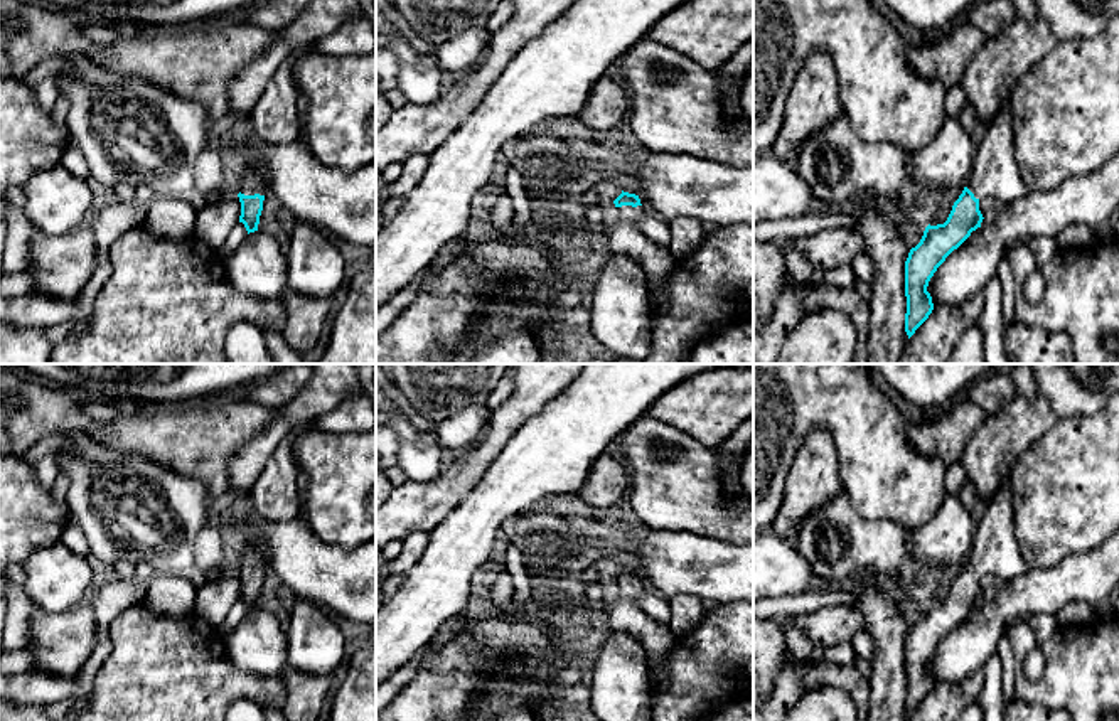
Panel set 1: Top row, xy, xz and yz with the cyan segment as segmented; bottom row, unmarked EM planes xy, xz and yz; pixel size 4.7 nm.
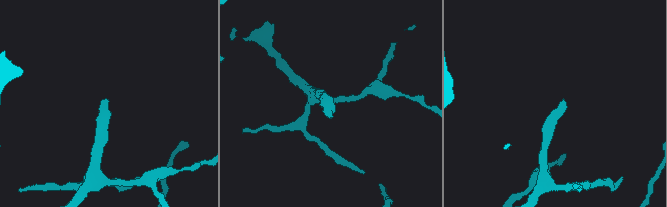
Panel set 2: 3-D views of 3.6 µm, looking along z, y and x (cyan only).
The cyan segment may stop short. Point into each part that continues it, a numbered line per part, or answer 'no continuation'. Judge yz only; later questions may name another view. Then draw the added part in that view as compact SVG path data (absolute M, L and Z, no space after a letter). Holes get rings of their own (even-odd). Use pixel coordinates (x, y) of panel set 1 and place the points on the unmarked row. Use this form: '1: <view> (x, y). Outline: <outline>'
1: yz (995, 551). Outline: M1011 475L982 509L966 564L976 576L993 574L999 585L1013 581L1030 568L1018 544L1011 505Z

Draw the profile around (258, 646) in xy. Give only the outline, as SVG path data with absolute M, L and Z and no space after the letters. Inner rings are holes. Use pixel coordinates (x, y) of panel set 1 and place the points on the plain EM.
M260 606L249 610L224 647L231 664L241 670L278 679L288 665L285 618Z

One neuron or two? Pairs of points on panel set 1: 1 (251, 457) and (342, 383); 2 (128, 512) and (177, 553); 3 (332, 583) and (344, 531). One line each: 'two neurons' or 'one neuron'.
1: one neuron
2: one neuron
3: two neurons

